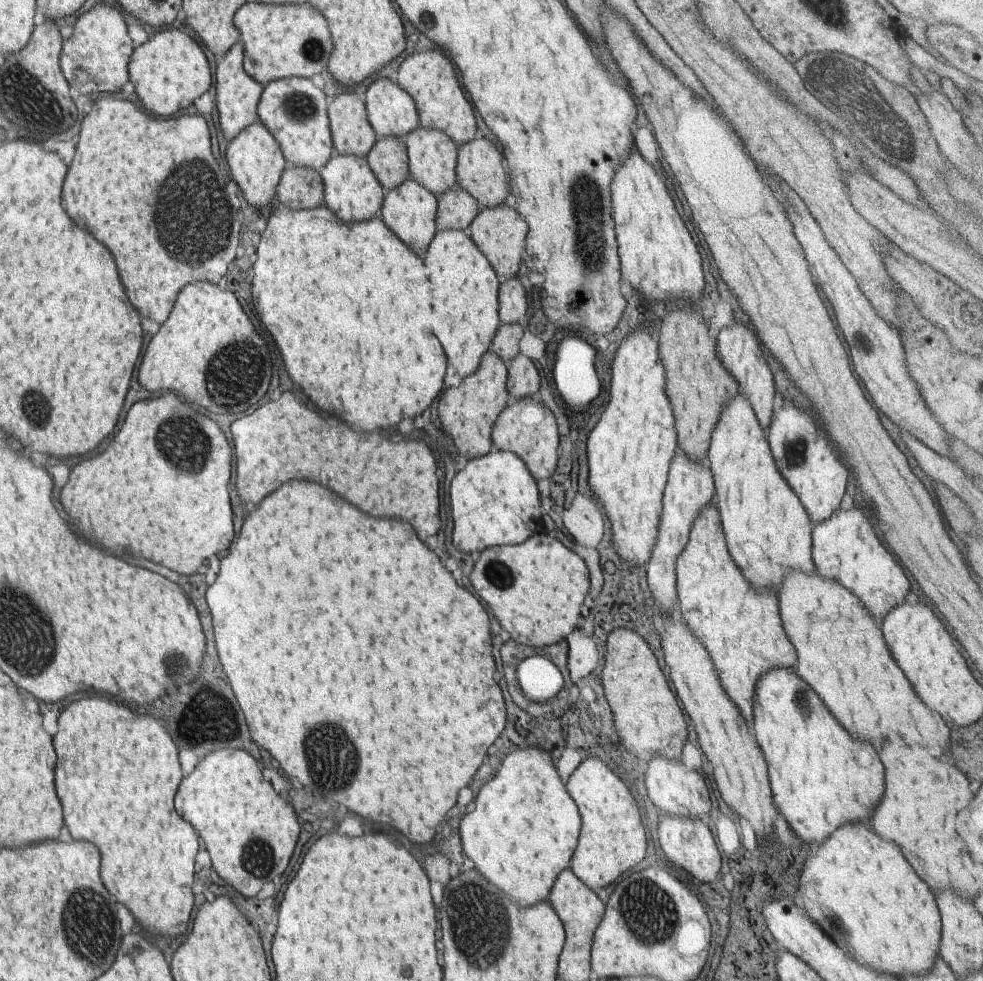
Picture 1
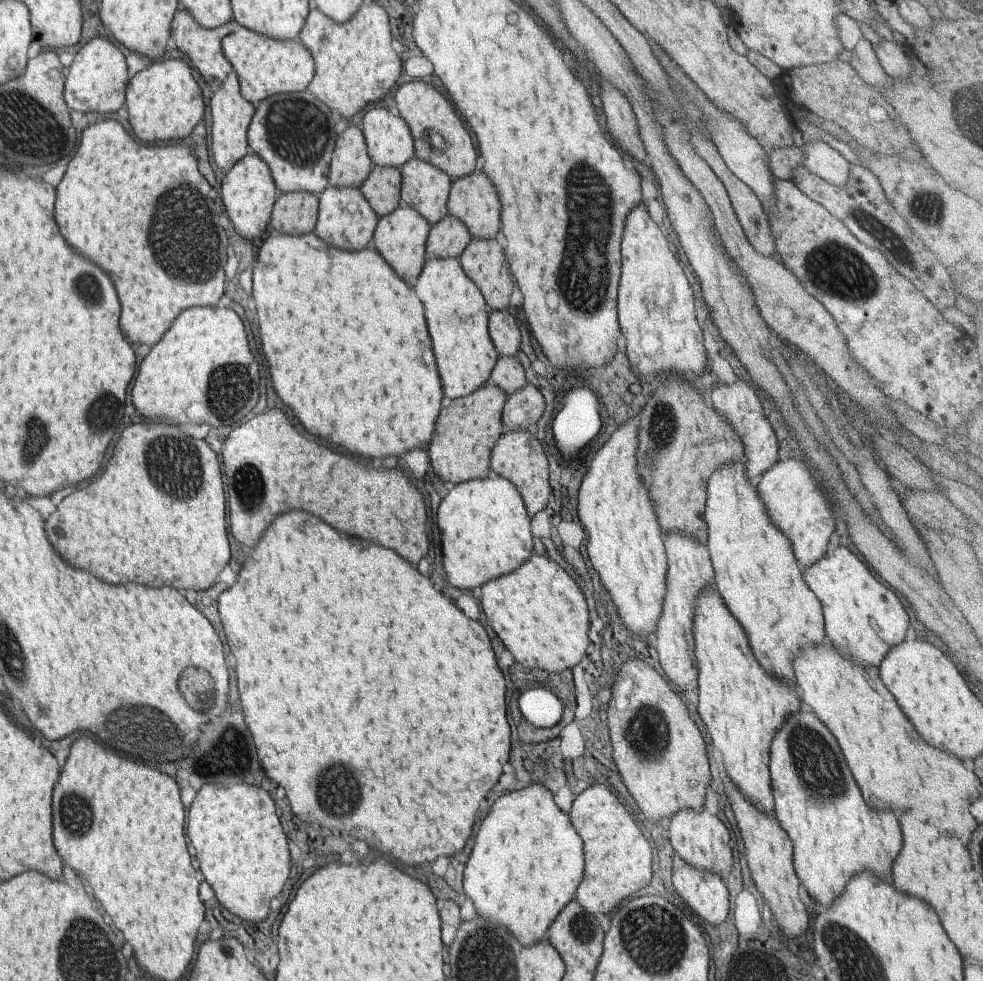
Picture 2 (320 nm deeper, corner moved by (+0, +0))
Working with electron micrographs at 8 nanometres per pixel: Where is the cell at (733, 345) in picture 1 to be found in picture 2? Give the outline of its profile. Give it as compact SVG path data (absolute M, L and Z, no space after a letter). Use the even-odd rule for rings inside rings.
M738 379L731 385L718 384L718 388L710 394L714 410L725 418L730 426L738 433L742 439L746 458L747 475L751 480L757 481L770 467L778 462L779 442L776 433L771 425L772 421L764 415L762 402L758 399L754 387Z

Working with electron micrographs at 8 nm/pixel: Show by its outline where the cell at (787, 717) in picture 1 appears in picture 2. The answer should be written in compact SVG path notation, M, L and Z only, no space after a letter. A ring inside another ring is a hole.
M798 712L794 713L788 720L781 726L781 729L775 734L771 744L771 750L769 753L769 771L771 772L771 785L774 799L774 817L779 822L779 825L786 831L788 838L793 844L793 865L796 874L799 875L799 881L801 886L804 886L804 890L809 894L812 901L819 902L822 907L828 908L831 904L840 896L843 896L844 889L847 887L848 881L854 876L859 875L866 871L875 875L876 879L886 882L888 876L892 874L892 864L896 860L896 856L900 854L902 850L902 832L900 832L900 826L898 826L898 820L892 812L878 812L876 809L871 809L860 796L860 790L852 778L852 772L846 764L845 756L837 743L836 737L822 724L822 721L816 716L816 714L809 714Z

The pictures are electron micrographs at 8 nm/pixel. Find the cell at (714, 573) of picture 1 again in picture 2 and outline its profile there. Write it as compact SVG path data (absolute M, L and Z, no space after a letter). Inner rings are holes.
M707 585L696 599L693 618L695 655L699 668L697 678L699 716L710 735L713 746L722 754L727 779L731 780L746 800L760 812L774 816L774 799L769 771L769 753L775 734L794 713L800 711L800 696L794 685L785 685L780 679L772 678L758 664L749 645L747 634L741 624L732 616L716 588Z

